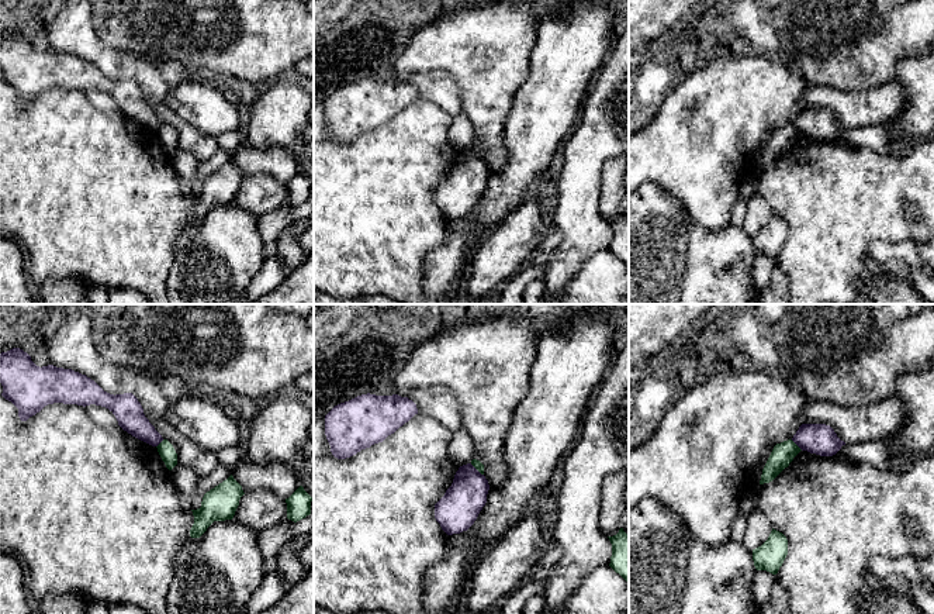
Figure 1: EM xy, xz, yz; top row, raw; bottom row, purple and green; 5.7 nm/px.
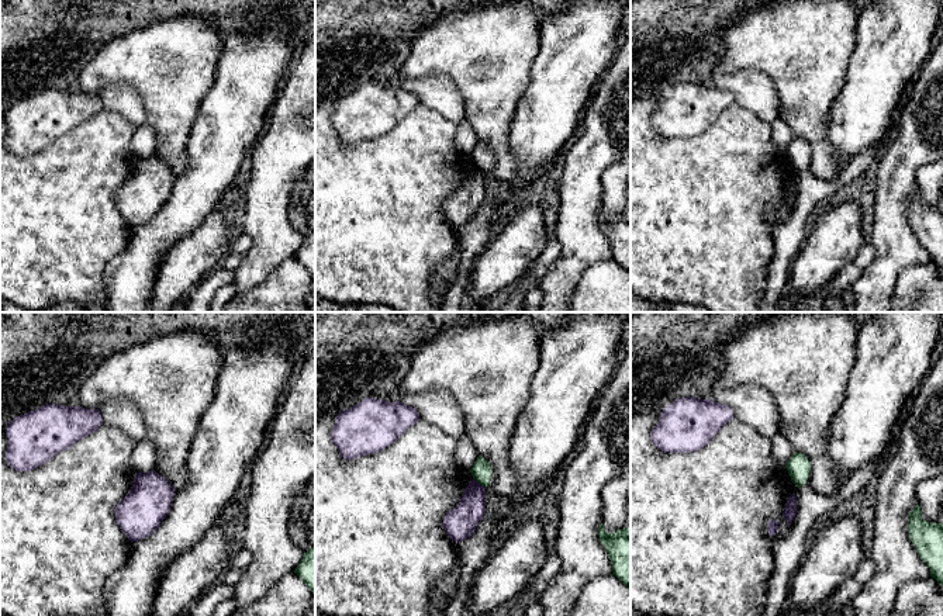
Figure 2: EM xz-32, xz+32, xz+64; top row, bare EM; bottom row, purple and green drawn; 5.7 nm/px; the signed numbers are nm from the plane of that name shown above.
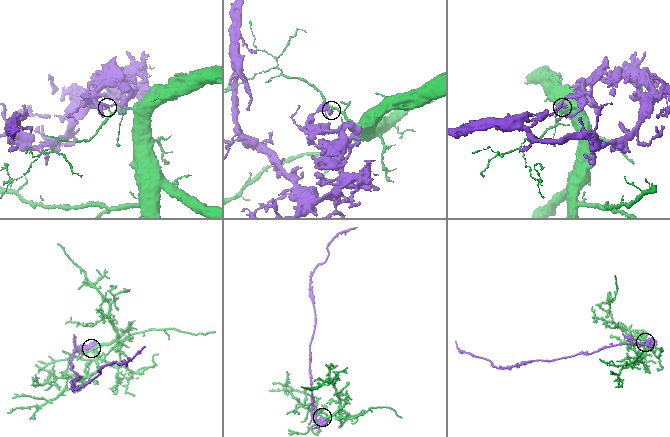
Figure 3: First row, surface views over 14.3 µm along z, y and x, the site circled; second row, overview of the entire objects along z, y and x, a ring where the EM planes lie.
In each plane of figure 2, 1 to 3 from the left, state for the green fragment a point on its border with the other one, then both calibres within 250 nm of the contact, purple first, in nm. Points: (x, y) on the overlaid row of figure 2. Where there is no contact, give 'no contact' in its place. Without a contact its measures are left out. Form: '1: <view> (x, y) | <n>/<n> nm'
1: no contact
2: xz+32 (477, 483) | 180/110 nm
3: no contact

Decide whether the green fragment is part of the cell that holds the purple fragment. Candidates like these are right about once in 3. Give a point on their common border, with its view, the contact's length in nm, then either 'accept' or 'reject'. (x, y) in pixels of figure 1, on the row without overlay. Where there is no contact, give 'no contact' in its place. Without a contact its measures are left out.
yz (796, 128) | 90 nm | reject

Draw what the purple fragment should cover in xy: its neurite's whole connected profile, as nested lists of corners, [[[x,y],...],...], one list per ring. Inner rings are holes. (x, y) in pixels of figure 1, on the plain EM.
[[[20,32],[0,38],[1,80],[18,93],[21,106],[53,87],[101,90],[117,103],[118,110],[132,121],[158,131],[163,123],[143,99],[132,77],[110,79],[94,65],[72,54],[53,49],[37,51]]]

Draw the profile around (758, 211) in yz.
[[[754,194],[747,201],[747,215],[743,221],[743,230],[755,234],[761,231],[772,215],[768,201],[761,194]]]

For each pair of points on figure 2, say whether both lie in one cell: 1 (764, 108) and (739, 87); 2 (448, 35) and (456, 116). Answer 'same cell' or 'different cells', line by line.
1: same cell
2: different cells

